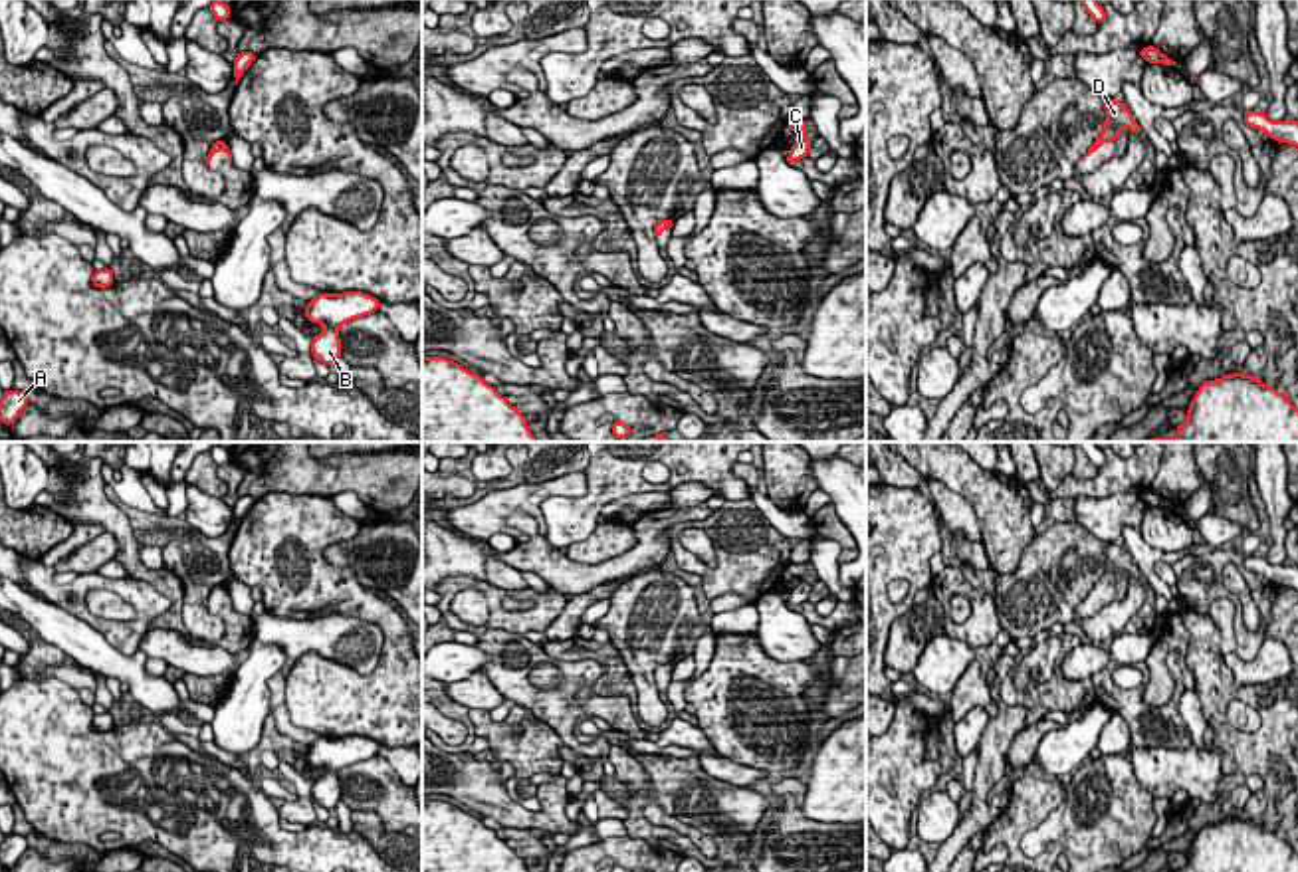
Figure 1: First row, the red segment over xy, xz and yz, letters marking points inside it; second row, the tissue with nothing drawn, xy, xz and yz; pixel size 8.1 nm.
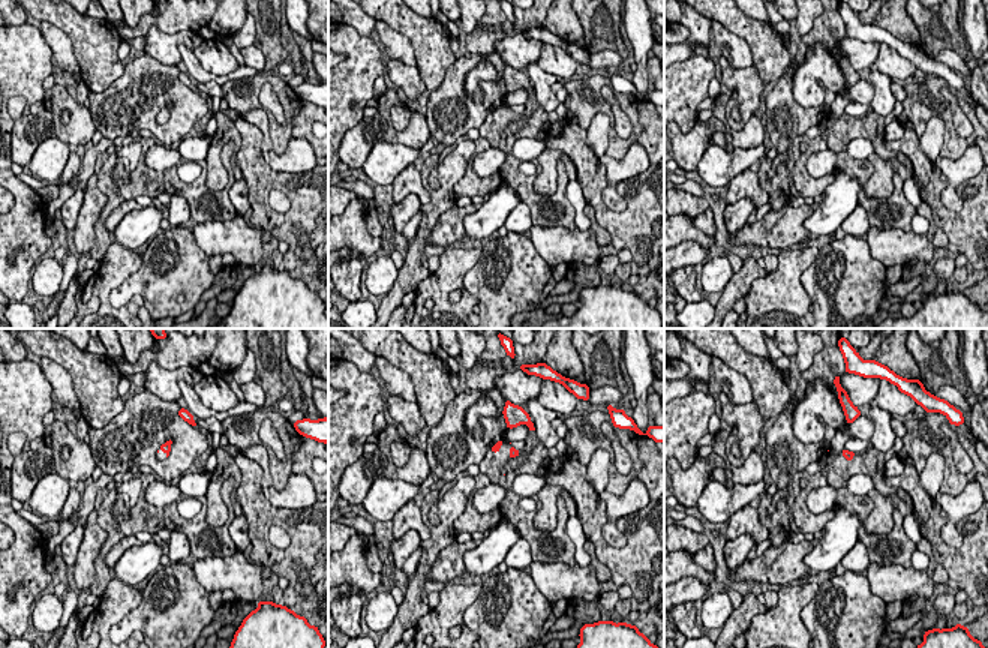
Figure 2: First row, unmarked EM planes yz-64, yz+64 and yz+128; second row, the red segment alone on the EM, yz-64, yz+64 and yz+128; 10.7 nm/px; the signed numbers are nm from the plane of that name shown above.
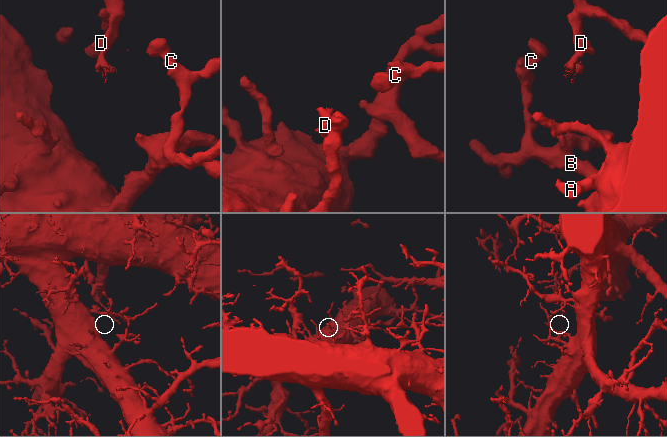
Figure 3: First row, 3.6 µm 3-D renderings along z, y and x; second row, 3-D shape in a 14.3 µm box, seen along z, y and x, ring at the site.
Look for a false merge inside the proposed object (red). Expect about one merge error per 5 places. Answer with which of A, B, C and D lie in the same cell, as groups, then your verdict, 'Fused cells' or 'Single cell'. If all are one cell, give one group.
Groups: A B C D. Single cell

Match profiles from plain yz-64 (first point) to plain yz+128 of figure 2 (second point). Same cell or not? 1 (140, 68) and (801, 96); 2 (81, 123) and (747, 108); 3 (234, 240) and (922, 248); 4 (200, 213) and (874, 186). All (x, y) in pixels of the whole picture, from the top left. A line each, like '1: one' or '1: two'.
1: two
2: two
3: one
4: two

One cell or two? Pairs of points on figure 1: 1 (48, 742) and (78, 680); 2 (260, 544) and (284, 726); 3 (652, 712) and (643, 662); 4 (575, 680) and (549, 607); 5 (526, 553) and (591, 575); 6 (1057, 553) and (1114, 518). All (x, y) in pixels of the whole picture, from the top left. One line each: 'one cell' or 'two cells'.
1: two cells
2: two cells
3: one cell
4: two cells
5: one cell
6: two cells

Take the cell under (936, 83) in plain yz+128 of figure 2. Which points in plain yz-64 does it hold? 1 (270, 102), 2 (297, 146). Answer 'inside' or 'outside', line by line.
1: outside
2: outside

